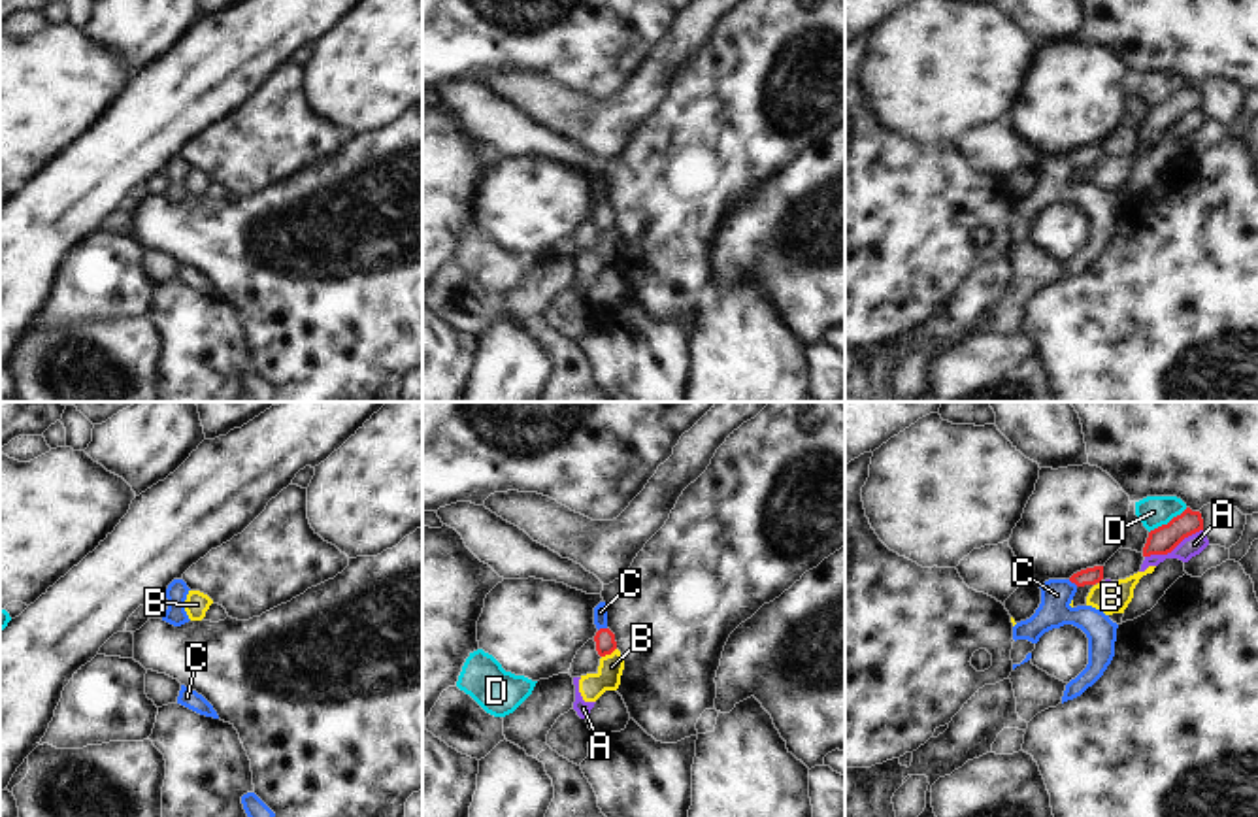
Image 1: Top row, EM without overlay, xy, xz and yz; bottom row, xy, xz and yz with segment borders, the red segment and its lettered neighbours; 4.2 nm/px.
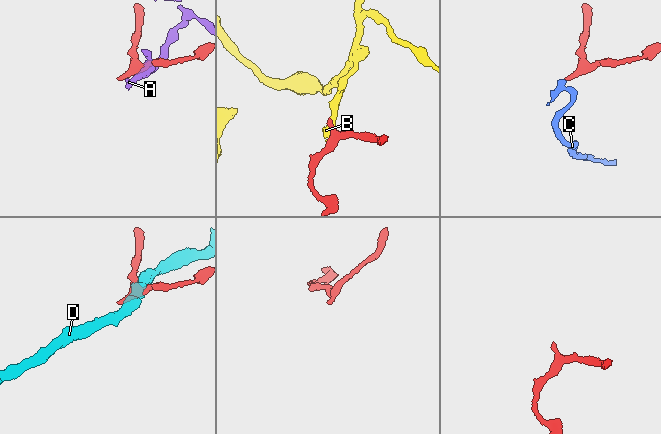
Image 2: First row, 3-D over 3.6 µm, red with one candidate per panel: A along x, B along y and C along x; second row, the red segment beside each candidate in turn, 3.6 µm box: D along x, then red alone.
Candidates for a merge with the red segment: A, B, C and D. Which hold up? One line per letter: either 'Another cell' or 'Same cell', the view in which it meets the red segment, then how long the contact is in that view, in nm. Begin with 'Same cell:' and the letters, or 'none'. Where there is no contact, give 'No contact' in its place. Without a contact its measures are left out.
Same cell: C
A: Another cell. Touches red in yz. Shared border 280 nm
B: Another cell. Touches red in xz. Shared border 80 nm
C: Same cell. Touches red in xz. Shared border 40 nm
D: Another cell. Touches red in yz. Shared border 200 nm

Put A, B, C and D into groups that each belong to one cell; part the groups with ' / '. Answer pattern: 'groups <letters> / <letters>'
groups A B / C / D

